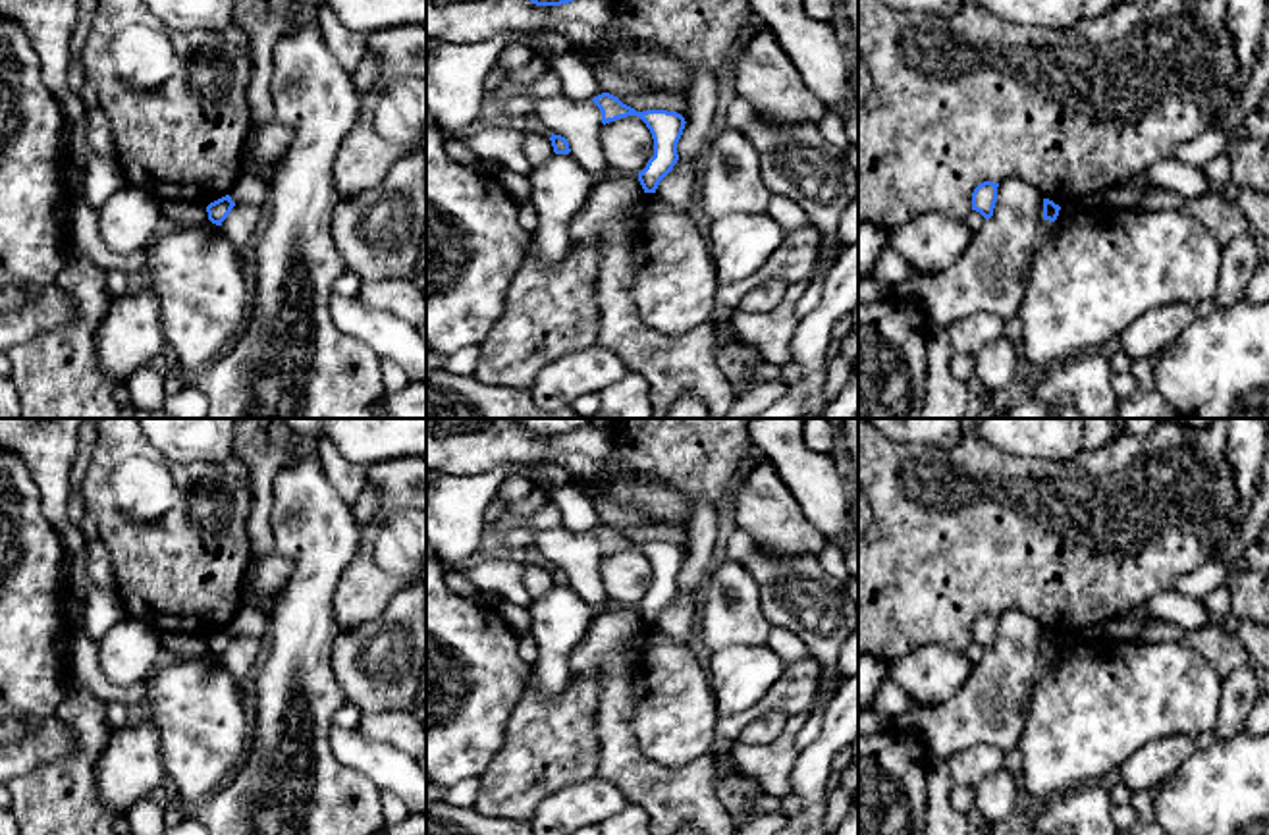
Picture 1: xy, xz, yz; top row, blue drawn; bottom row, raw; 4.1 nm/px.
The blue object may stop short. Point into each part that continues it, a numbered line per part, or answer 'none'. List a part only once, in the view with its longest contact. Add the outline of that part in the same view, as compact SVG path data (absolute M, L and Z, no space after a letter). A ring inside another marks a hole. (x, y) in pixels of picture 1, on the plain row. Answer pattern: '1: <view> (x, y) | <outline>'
none

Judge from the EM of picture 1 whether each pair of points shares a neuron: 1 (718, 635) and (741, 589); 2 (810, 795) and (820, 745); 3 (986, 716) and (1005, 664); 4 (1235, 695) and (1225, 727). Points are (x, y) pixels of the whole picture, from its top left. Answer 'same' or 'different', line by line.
1: same
2: same
3: same
4: same

